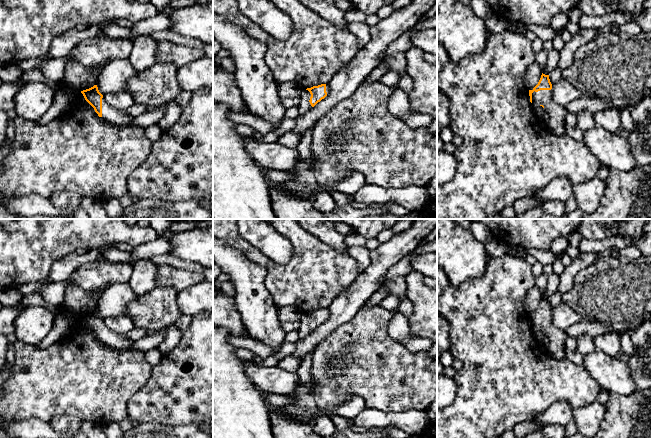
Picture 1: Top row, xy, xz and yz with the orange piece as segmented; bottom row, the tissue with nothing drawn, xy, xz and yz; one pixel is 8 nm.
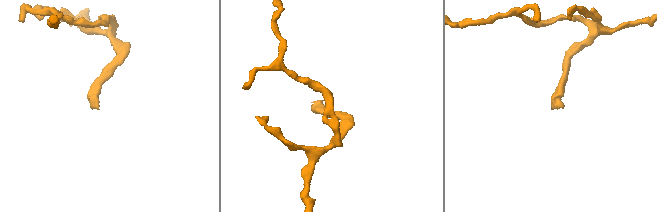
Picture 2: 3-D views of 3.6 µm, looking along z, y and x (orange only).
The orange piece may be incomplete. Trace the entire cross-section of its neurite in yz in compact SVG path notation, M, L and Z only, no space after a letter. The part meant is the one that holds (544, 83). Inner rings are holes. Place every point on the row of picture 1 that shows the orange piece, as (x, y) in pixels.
M542 73L538 84L529 90L530 102L534 107L542 106L549 114L550 118L547 125L552 133L564 136L566 135L564 127L566 110L553 100L551 89L549 75Z

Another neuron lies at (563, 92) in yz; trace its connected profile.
M564 78L552 85L551 92L553 100L563 107L582 97L581 92Z

